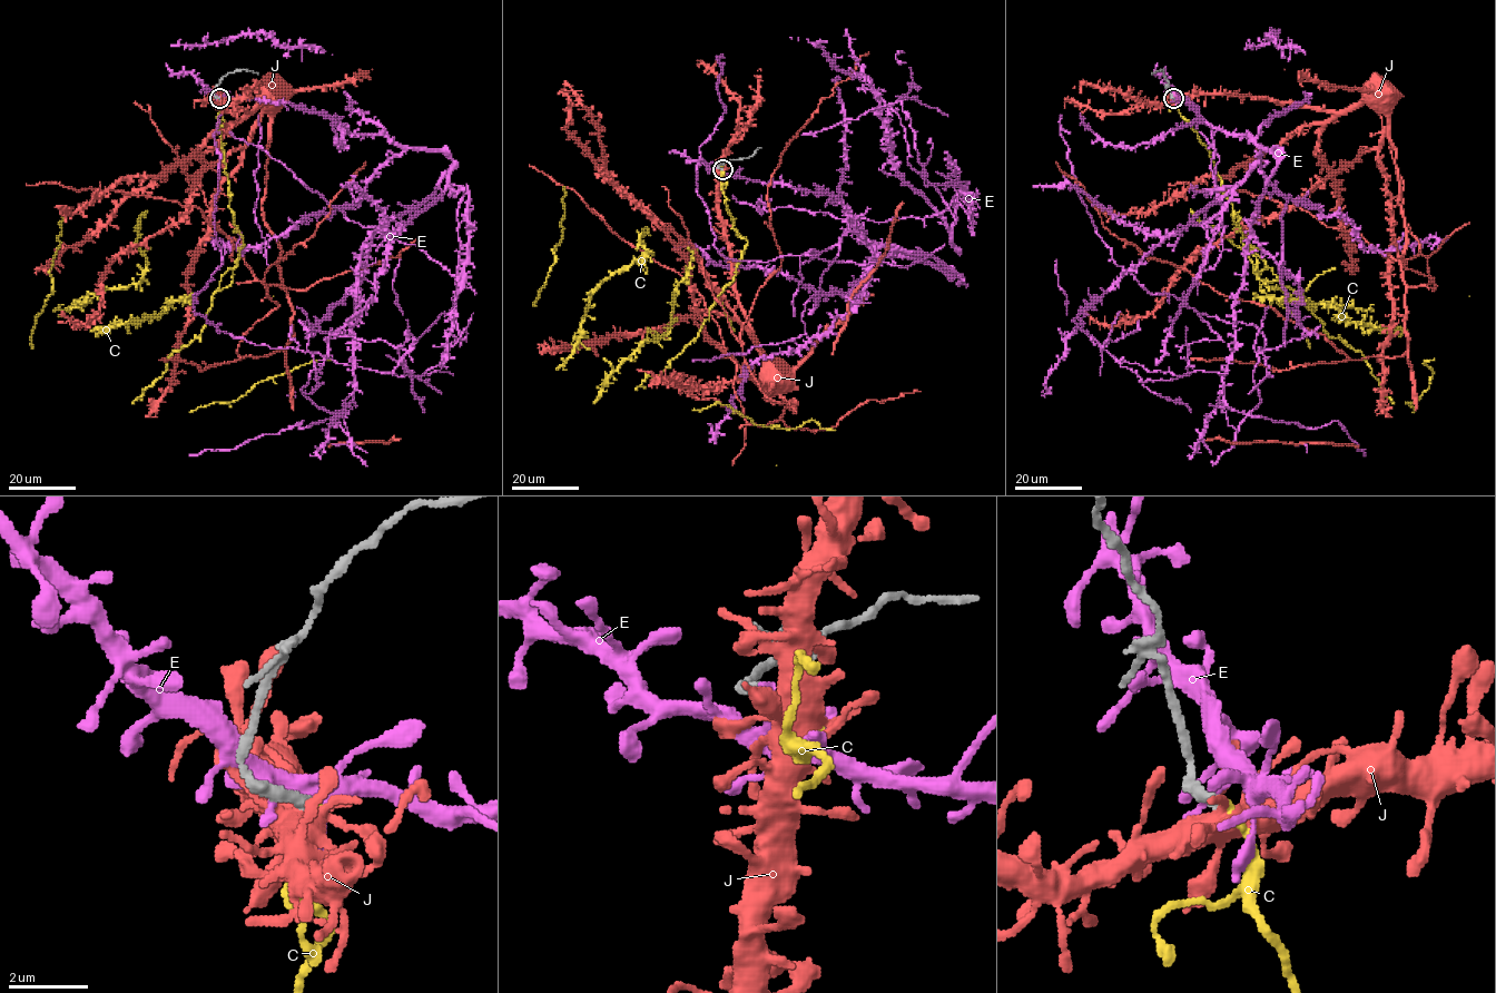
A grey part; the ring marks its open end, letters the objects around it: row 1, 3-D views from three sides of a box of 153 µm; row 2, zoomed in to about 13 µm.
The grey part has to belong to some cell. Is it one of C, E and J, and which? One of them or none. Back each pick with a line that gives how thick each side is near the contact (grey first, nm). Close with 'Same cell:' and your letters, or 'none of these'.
C: Thickness 280 nm (grey) against 220 nm
Same cell: C

